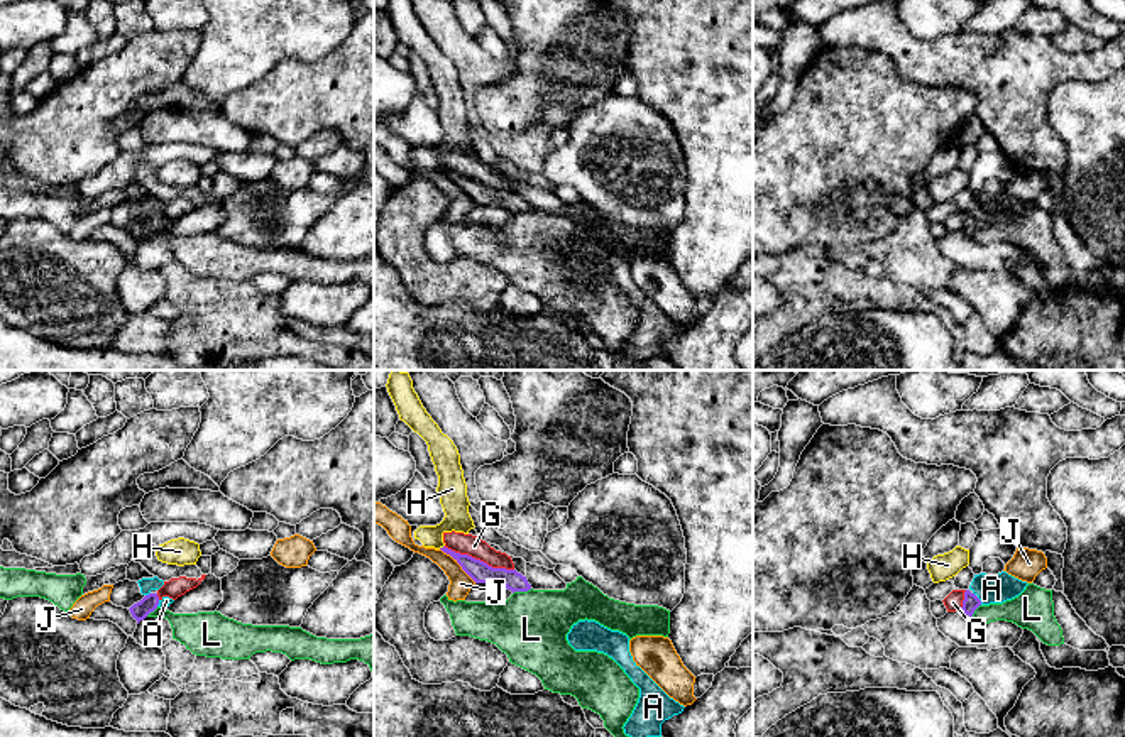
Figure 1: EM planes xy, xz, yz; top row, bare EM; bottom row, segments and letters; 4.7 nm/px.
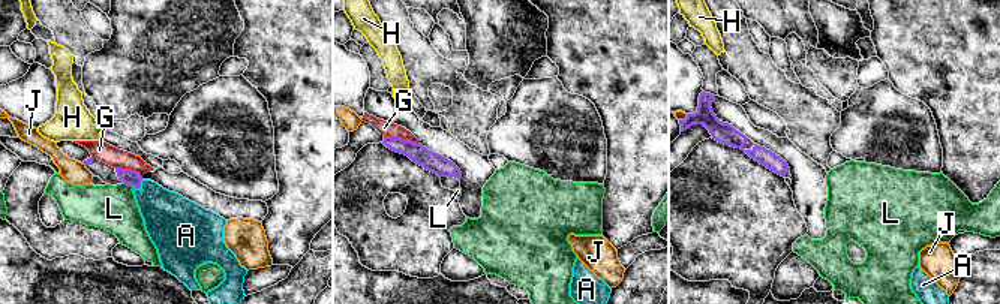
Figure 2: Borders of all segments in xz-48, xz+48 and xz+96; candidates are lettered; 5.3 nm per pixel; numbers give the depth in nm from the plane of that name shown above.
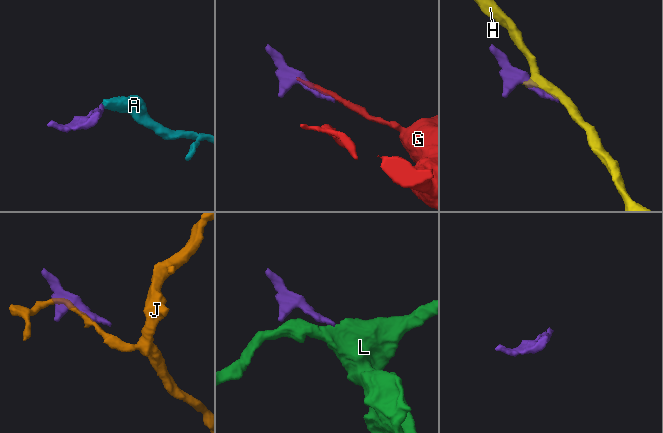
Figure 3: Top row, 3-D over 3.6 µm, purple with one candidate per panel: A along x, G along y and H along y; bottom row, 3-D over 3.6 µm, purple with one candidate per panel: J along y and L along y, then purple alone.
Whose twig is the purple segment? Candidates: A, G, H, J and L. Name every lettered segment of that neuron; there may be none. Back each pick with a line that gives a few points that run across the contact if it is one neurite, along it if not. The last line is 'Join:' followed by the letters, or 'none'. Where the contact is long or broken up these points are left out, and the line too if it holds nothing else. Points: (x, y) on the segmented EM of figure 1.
A: yz (971, 602), (978, 599), (992, 589)
Join: A

